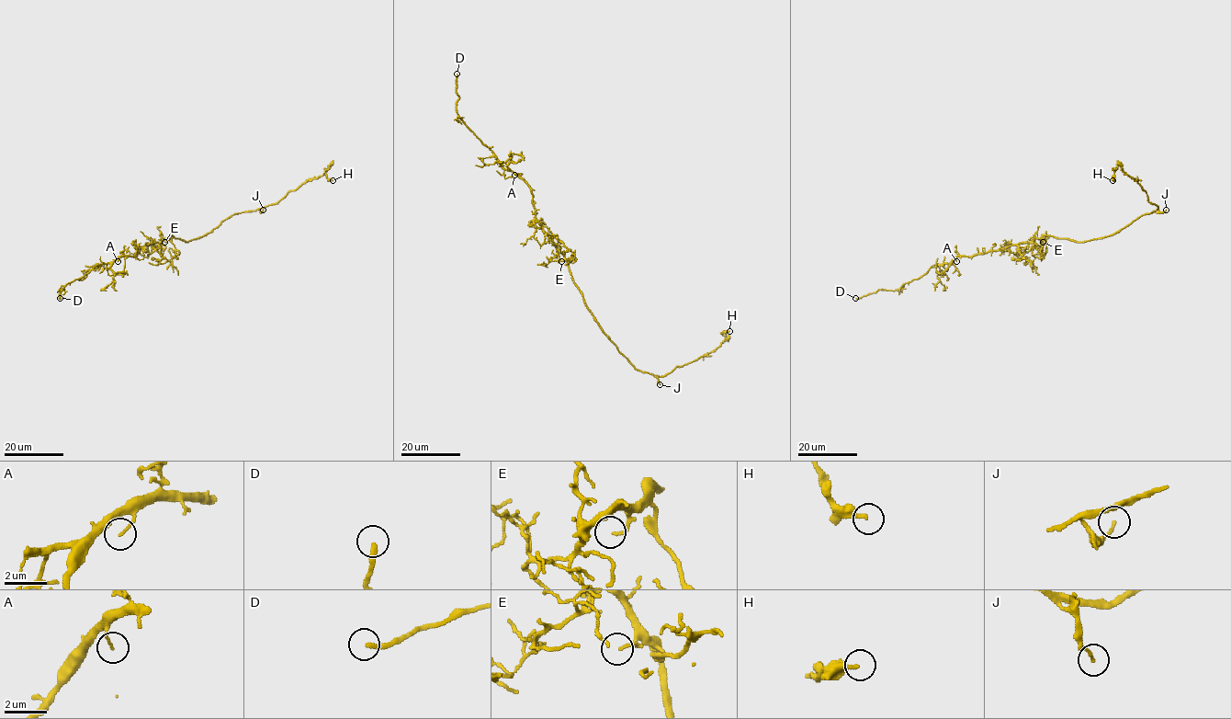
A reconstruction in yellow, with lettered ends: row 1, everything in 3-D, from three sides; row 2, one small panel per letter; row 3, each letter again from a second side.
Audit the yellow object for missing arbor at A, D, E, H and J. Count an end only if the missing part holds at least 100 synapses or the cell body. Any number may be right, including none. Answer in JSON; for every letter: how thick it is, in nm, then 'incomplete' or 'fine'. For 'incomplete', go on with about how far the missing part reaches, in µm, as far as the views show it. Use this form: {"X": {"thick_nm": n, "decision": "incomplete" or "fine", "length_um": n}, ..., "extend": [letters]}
{"A": {"thick_nm": 90, "decision": "fine"}, "D": {"thick_nm": 240, "decision": "incomplete", "length_um": 35}, "E": {"thick_nm": 130, "decision": "fine"}, "H": {"thick_nm": 280, "decision": "fine"}, "J": {"thick_nm": 120, "decision": "fine"}, "extend": ["D"]}

